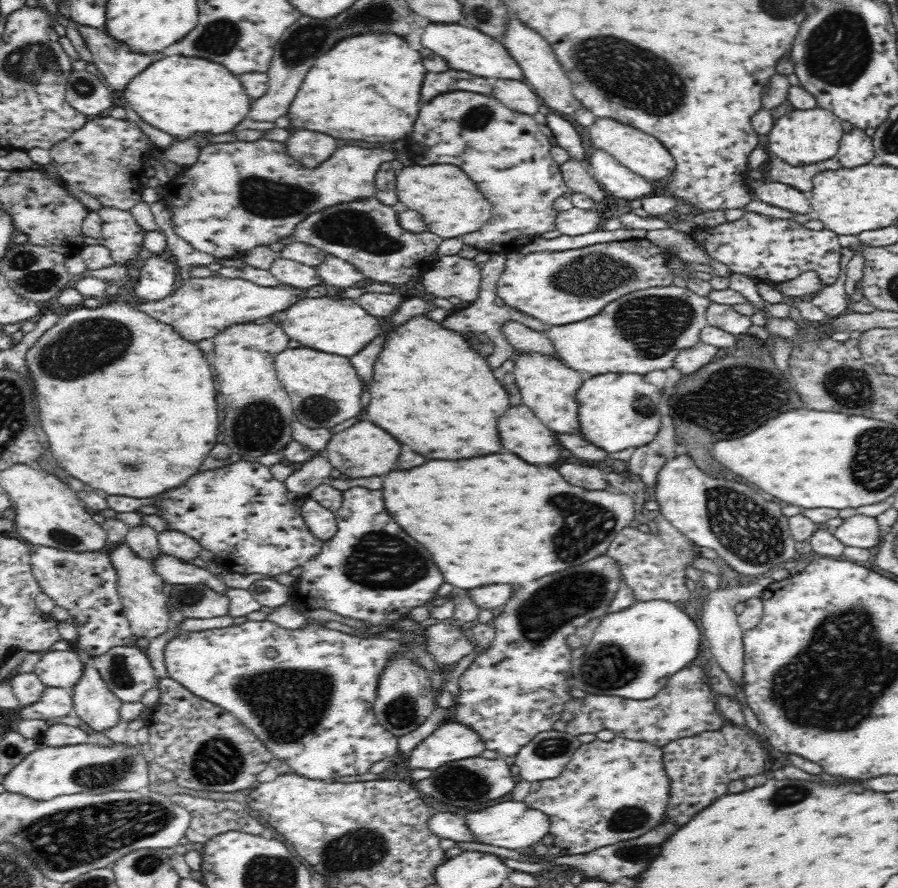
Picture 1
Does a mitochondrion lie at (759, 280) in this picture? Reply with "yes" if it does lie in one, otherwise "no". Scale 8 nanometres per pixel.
no

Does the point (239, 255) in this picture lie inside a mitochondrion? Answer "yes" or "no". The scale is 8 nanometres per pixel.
no

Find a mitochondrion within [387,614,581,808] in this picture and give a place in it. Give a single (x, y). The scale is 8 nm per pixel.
(460, 783)

